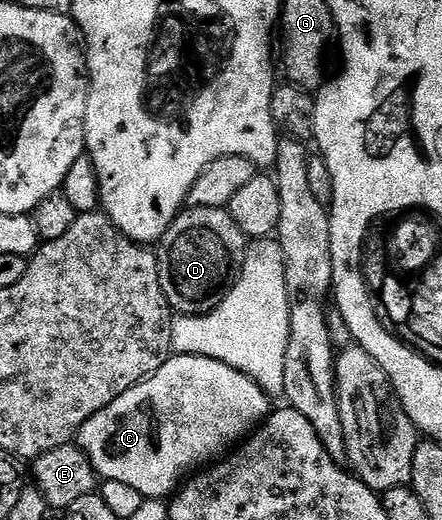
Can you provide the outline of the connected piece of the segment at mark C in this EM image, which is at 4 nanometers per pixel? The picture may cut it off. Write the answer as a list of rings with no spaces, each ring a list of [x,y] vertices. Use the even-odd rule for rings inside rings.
[[[173,355],[170,356],[168,361],[163,363],[163,367],[159,367],[159,371],[155,371],[150,377],[146,377],[145,380],[139,382],[135,387],[123,391],[123,395],[119,395],[119,399],[115,399],[115,403],[103,407],[103,411],[95,411],[95,415],[91,415],[91,419],[87,419],[87,423],[81,425],[75,441],[79,448],[85,452],[87,459],[91,459],[91,463],[97,468],[98,478],[106,481],[115,480],[116,482],[127,483],[128,486],[135,487],[144,499],[165,499],[186,480],[187,475],[192,474],[194,470],[204,466],[206,463],[216,462],[222,454],[232,450],[238,442],[248,438],[249,434],[269,416],[270,412],[271,398],[269,394],[264,393],[248,375],[239,372],[235,367],[231,367],[227,363],[216,361],[210,357]]]

